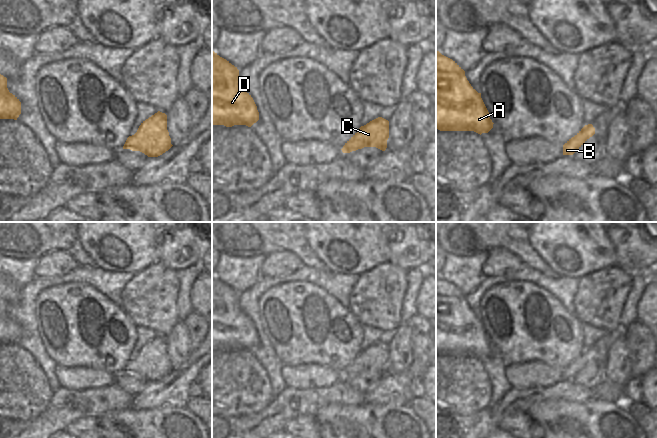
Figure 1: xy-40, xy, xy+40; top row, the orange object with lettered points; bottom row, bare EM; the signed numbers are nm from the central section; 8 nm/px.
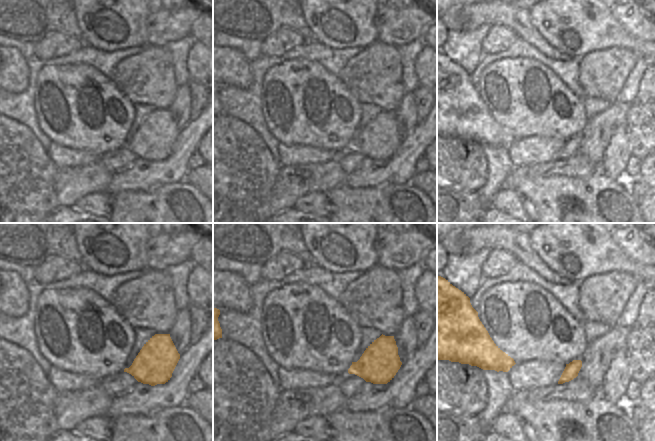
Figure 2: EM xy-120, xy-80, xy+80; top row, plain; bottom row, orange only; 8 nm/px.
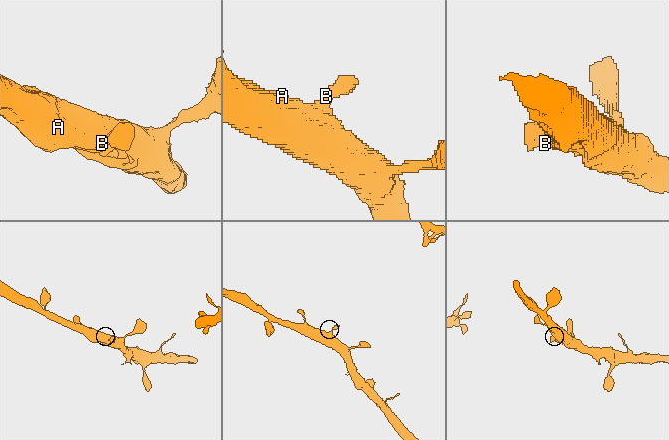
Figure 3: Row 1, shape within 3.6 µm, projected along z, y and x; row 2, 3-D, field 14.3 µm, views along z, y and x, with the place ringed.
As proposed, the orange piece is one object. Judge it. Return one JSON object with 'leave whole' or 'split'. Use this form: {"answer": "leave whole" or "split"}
{"answer": "leave whole"}

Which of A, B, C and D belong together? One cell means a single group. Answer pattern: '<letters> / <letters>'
A B C D

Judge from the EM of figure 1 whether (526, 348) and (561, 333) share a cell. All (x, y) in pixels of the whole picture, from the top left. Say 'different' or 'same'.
same

